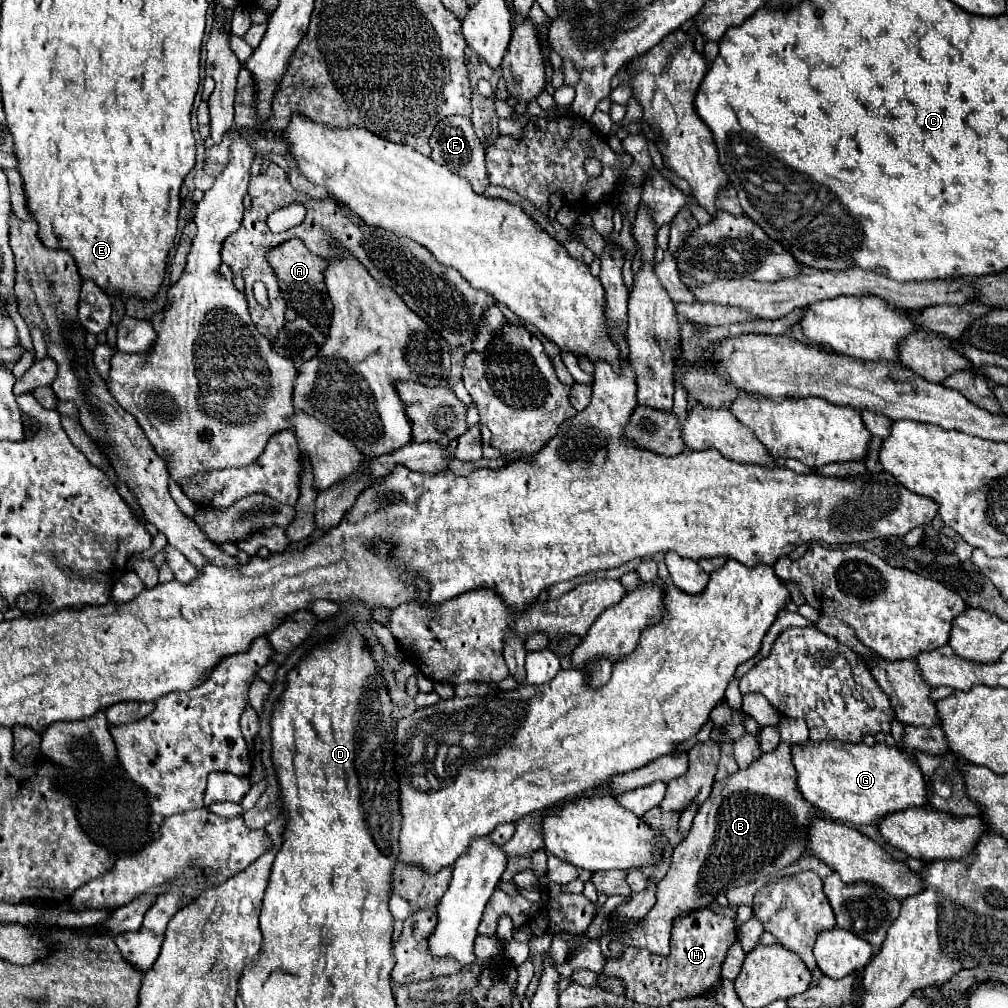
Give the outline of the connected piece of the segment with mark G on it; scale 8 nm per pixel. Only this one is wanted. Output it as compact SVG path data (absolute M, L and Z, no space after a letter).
M808 740L806 744L792 744L792 762L804 800L834 822L876 824L886 814L926 804L926 786L916 760L894 746Z

